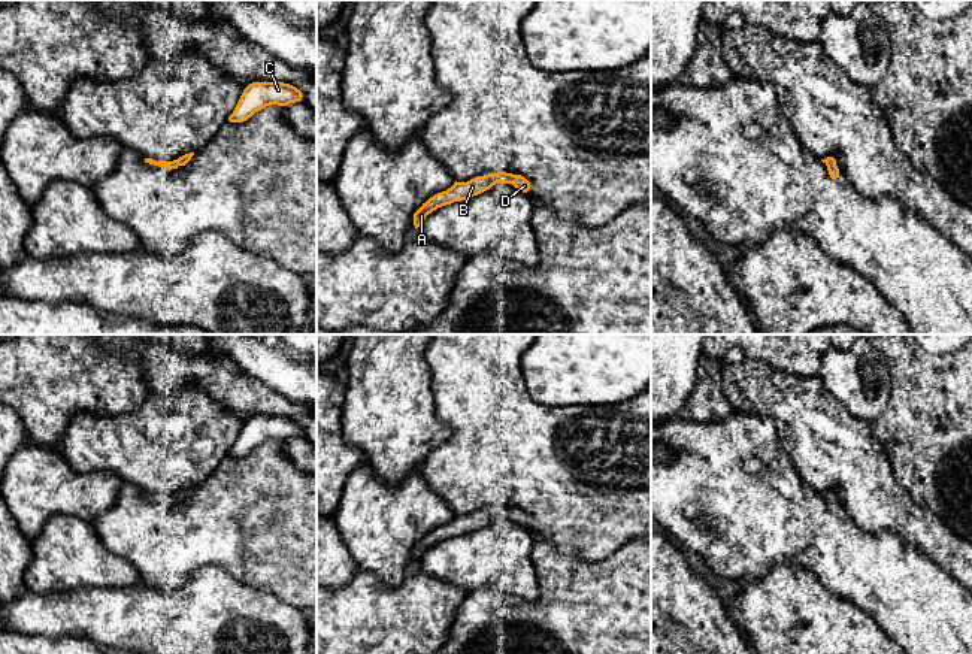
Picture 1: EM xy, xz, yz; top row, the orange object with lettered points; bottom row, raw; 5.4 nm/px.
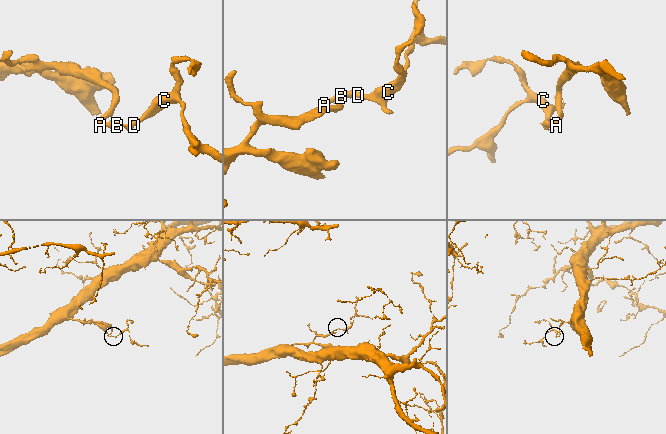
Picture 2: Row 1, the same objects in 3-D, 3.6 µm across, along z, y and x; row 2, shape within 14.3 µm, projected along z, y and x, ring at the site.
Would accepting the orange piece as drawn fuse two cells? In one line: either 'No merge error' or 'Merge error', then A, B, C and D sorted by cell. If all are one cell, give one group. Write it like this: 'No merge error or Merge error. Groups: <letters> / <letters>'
No merge error. Groups: A B C D

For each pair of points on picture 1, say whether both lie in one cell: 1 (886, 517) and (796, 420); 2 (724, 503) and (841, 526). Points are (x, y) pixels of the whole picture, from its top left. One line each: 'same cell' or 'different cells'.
1: same cell
2: same cell

